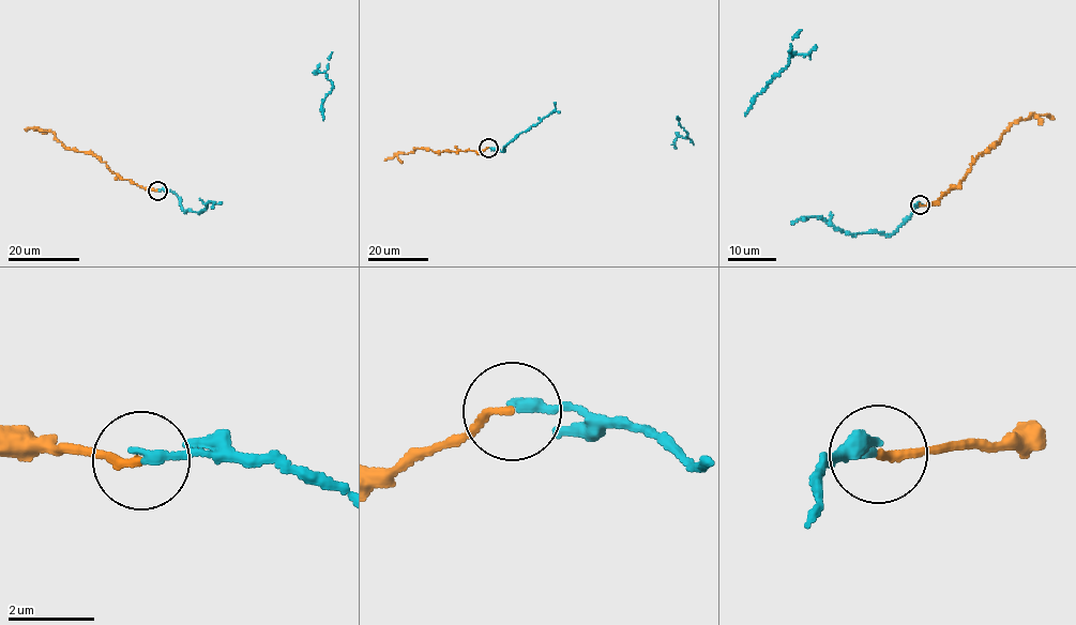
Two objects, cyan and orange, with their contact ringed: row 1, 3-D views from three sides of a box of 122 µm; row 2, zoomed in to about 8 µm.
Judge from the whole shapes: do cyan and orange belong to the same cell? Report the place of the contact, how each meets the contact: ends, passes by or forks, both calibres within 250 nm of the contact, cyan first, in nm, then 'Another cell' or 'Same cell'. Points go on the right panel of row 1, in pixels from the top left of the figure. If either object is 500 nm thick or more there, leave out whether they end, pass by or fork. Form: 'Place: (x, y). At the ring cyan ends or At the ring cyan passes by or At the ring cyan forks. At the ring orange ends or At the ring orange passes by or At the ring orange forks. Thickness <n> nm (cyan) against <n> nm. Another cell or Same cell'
Place: (920, 204). At the ring cyan ends. At the ring orange ends. Thickness 240 nm (cyan) against 170 nm. Another cell

